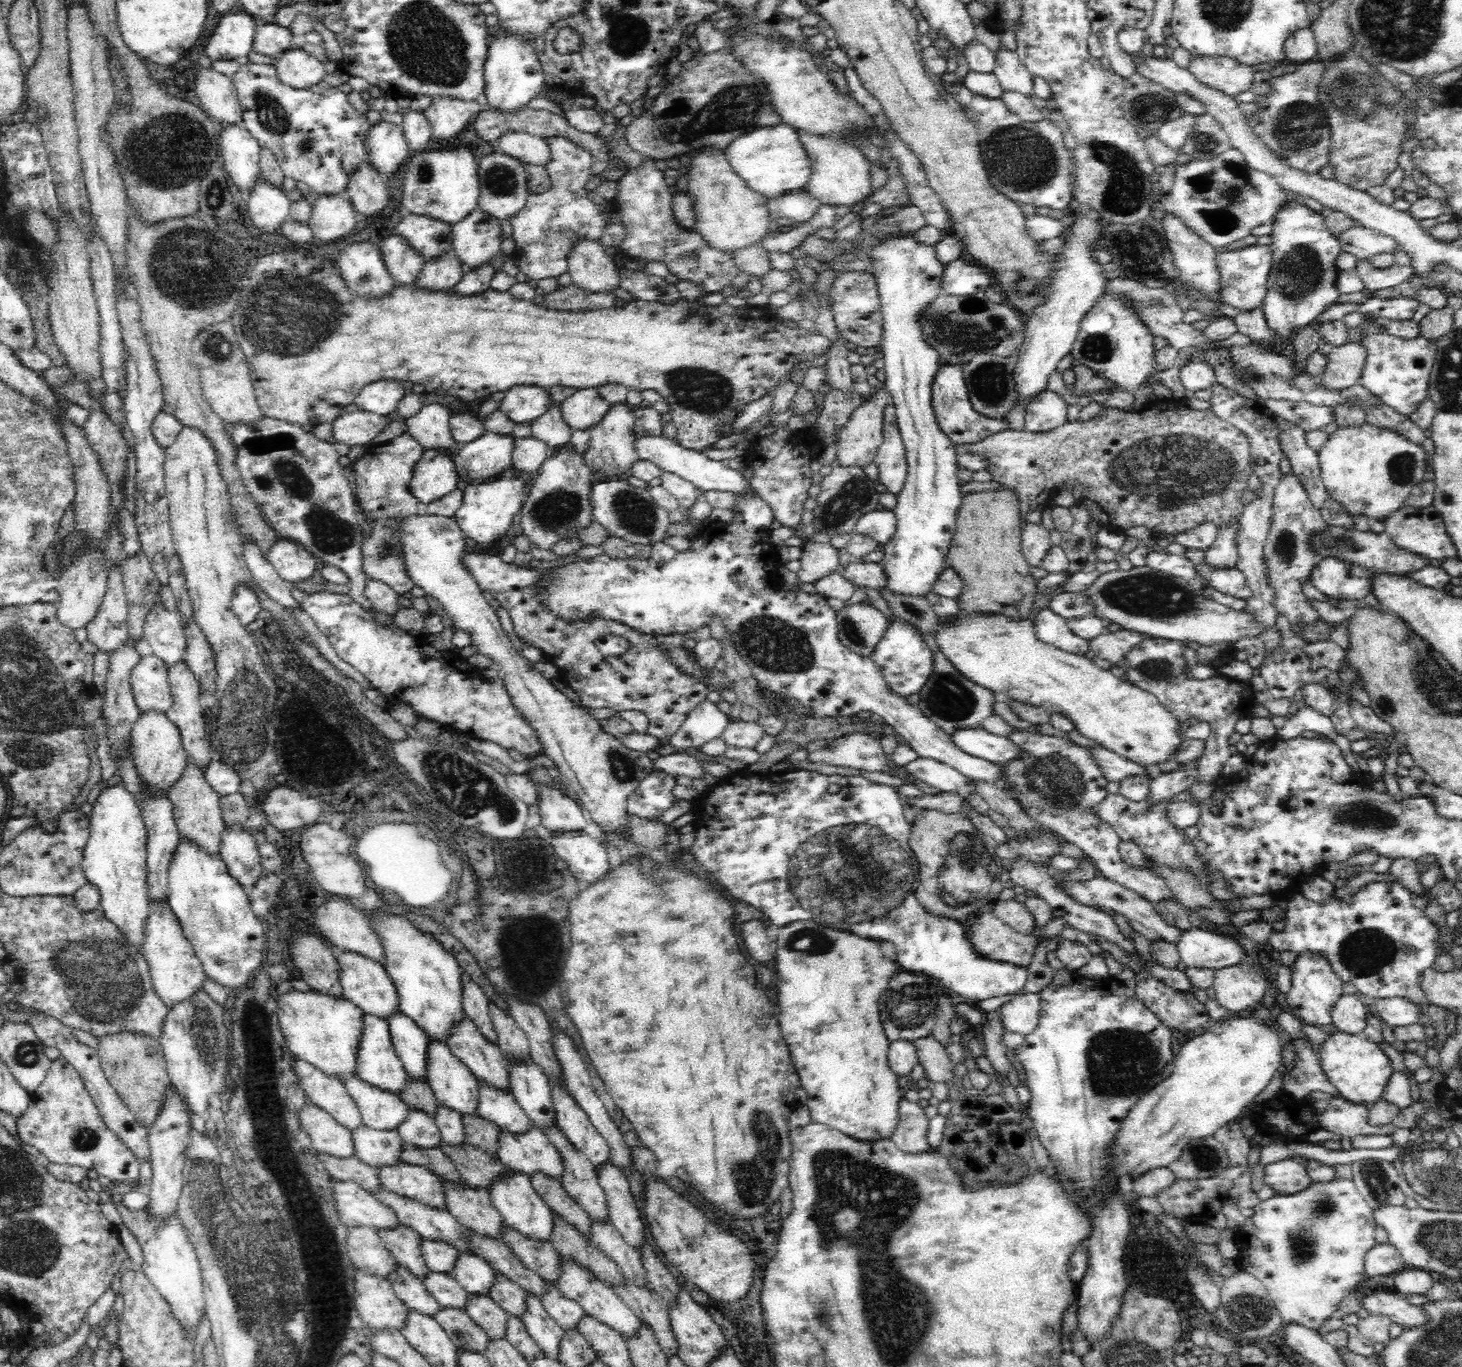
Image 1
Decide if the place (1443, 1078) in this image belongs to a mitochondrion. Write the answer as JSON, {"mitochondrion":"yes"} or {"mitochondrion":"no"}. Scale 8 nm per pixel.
{"mitochondrion":"no"}

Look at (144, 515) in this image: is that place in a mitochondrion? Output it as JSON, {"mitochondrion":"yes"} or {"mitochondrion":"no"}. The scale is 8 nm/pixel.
{"mitochondrion":"no"}

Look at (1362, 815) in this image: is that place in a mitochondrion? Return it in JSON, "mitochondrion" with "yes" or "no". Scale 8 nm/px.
{"mitochondrion":"yes"}

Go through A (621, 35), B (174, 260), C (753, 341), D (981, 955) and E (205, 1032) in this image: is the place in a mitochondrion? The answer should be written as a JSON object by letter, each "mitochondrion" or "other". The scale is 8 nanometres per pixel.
{"A":"mitochondrion","B":"mitochondrion","C":"other","D":"other","E":"mitochondrion"}

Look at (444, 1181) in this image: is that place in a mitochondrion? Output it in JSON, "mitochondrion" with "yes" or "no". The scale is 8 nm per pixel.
{"mitochondrion":"no"}

